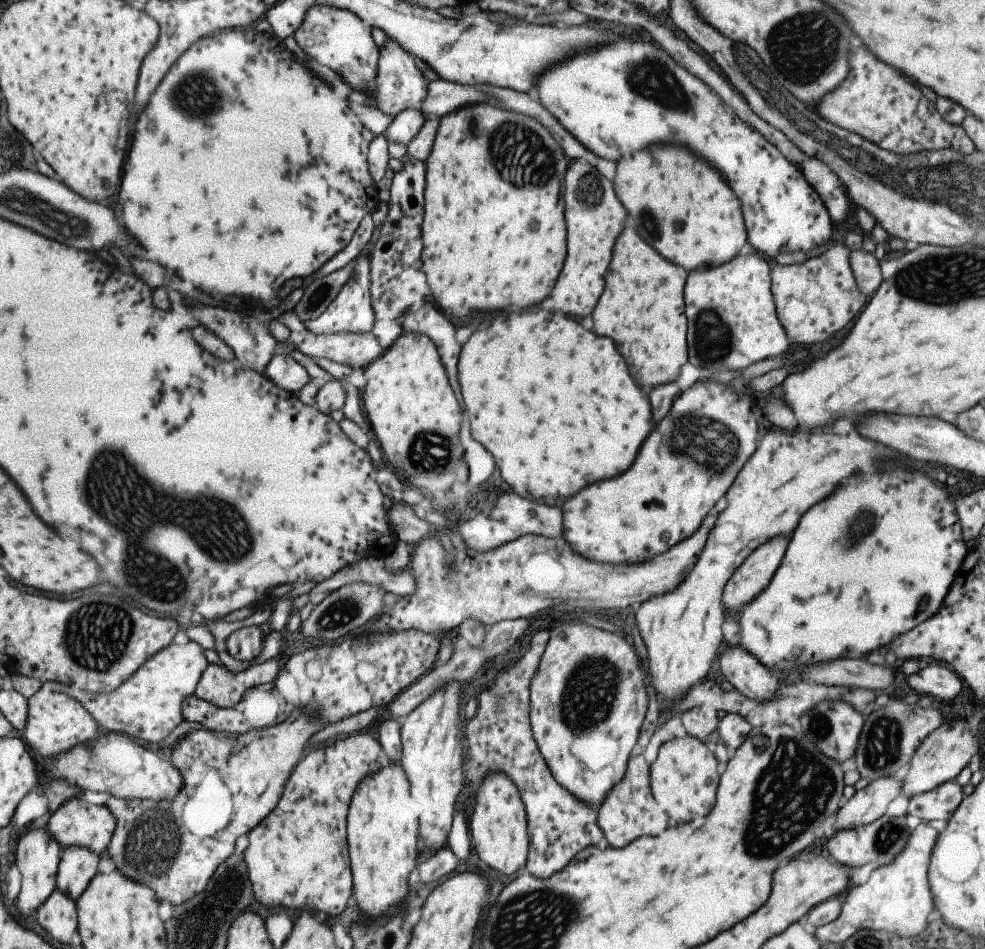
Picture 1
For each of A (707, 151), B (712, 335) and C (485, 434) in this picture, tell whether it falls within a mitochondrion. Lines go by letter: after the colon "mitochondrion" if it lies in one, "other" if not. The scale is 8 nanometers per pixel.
A: other
B: mitochondrion
C: other

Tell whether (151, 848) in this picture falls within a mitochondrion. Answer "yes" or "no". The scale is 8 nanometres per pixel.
yes

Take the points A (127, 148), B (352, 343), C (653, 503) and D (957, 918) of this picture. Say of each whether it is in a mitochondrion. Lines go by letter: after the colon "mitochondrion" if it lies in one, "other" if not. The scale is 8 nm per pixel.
A: other
B: other
C: other
D: other

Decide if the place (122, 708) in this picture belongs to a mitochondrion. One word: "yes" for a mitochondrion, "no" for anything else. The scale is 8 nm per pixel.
no

